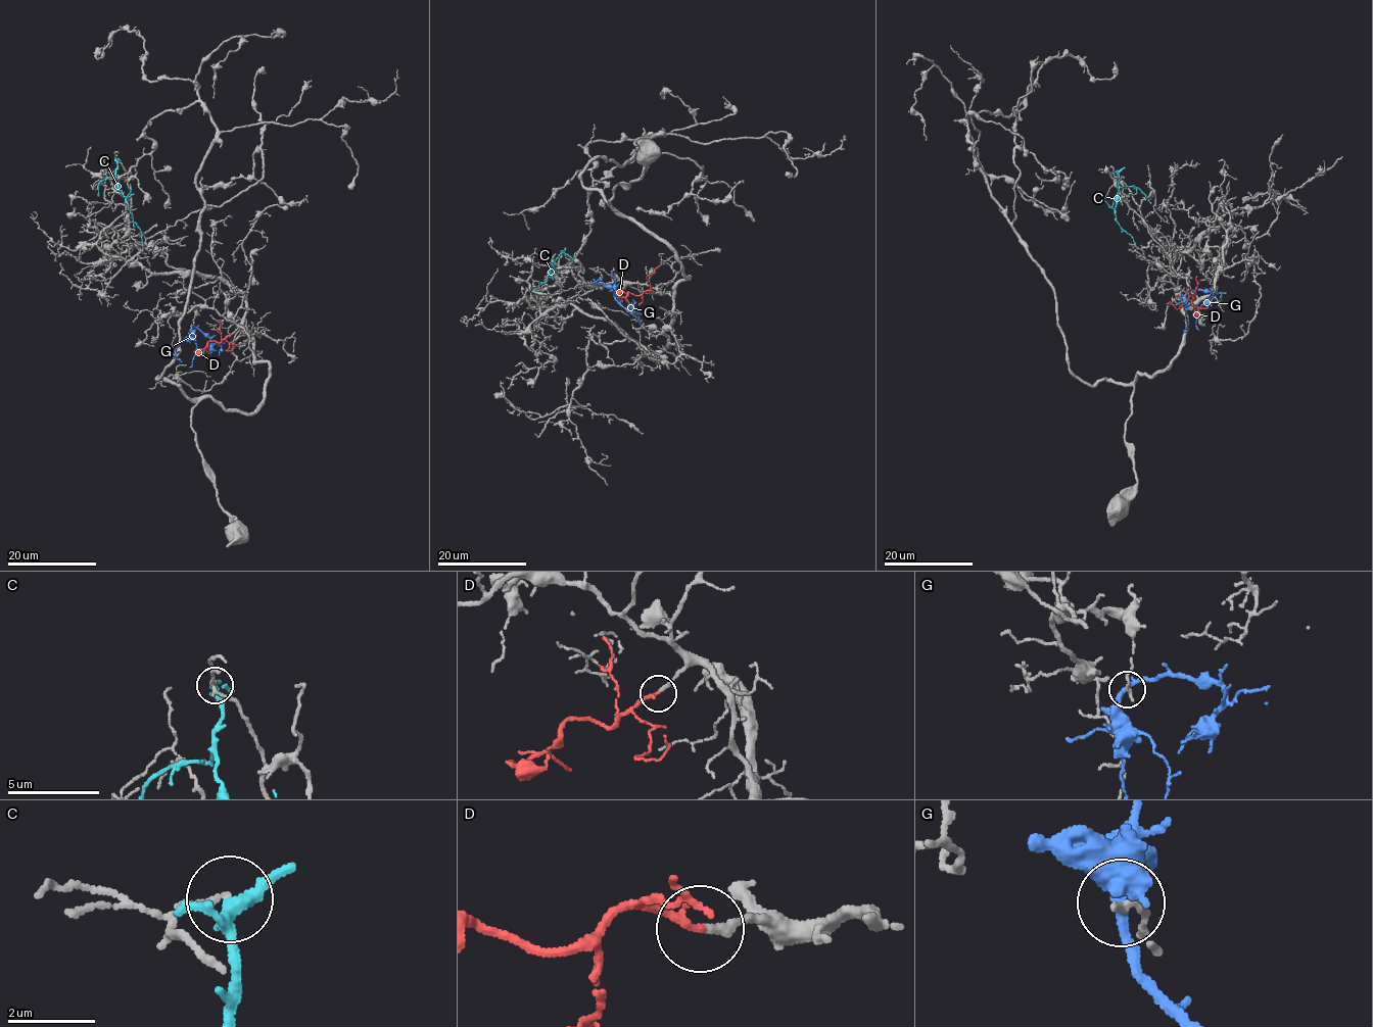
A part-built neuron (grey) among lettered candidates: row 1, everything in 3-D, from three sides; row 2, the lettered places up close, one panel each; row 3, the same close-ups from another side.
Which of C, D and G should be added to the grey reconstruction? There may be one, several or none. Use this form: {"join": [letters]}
{"join": ["D"]}

